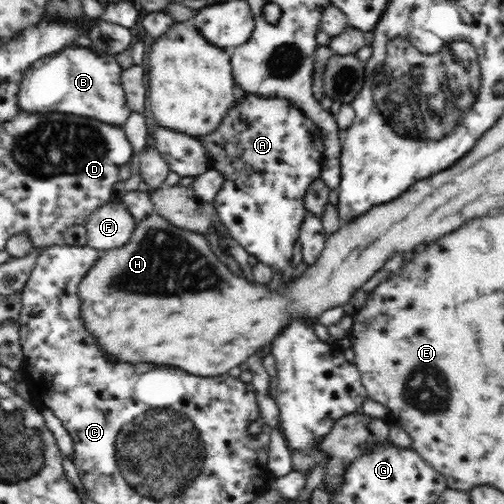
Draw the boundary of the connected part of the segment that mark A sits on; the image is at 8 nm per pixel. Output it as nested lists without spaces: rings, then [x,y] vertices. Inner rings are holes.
[[[245,94],[233,103],[218,128],[209,135],[196,136],[206,149],[211,161],[210,169],[220,171],[224,184],[213,200],[214,209],[223,226],[240,246],[258,261],[272,266],[284,276],[293,276],[290,258],[299,232],[308,212],[304,204],[309,186],[321,179],[321,165],[324,160],[325,134],[317,124],[298,107],[286,99],[263,98]]]

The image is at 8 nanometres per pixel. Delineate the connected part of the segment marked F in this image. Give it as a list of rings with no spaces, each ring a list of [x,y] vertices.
[[[123,202],[103,204],[84,221],[87,245],[99,251],[122,248],[130,242],[137,223]]]

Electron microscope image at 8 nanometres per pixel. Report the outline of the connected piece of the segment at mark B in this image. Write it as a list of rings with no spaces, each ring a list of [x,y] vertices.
[[[88,47],[65,48],[30,64],[18,88],[18,106],[26,112],[64,112],[122,126],[132,113],[121,85],[122,71],[113,54],[94,53]]]

